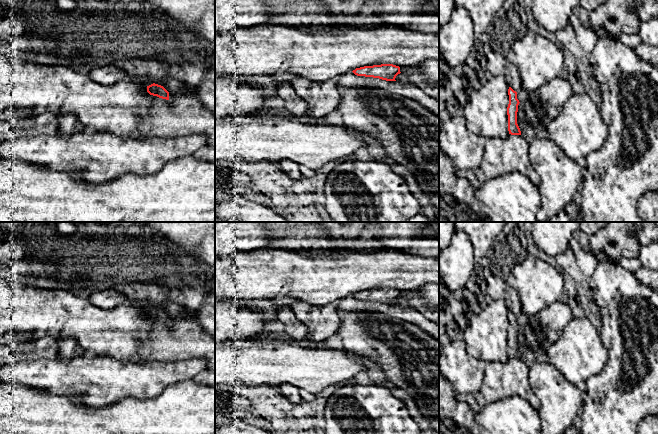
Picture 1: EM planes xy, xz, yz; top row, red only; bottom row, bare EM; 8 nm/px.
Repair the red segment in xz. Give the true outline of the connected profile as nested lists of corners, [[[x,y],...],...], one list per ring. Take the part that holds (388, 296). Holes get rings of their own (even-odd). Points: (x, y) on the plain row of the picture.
[[[381,288],[364,290],[352,295],[357,300],[379,302],[386,305],[396,305],[395,302],[400,298],[400,291],[393,288]]]

